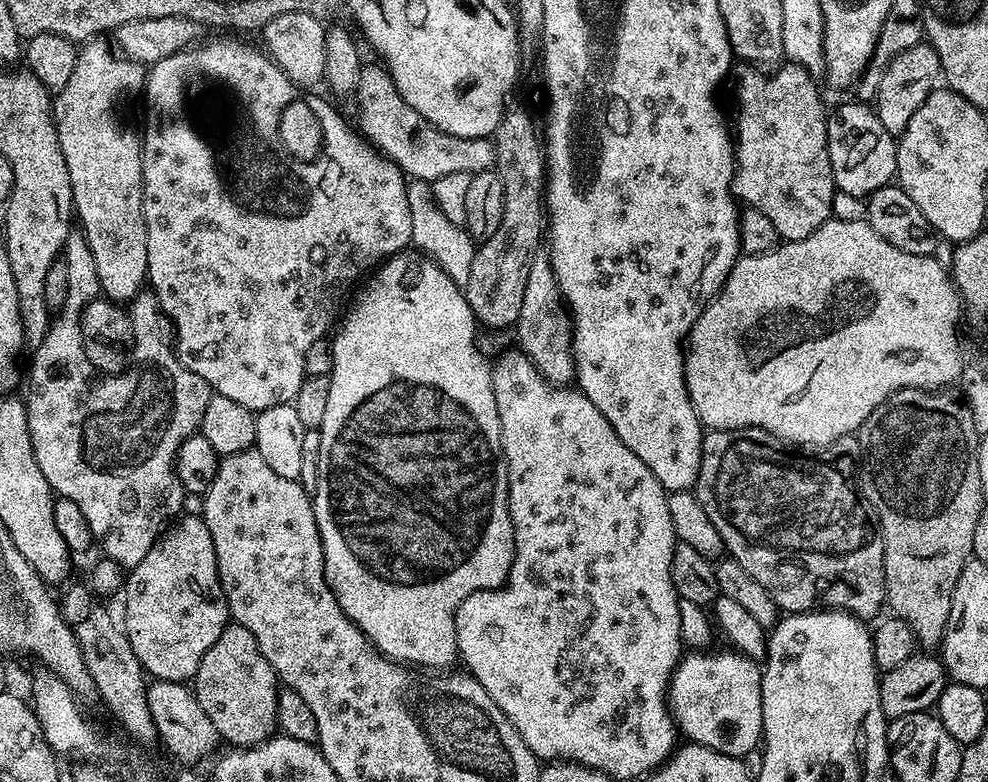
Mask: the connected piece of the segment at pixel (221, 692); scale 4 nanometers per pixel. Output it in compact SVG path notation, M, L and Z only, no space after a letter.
M229 623L222 630L218 642L206 650L194 677L194 691L198 706L206 710L221 741L232 746L261 744L277 731L278 681L276 671L266 662L254 634L246 626Z

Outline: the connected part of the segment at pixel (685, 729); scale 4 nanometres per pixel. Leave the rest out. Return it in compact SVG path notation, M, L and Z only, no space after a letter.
M692 650L681 659L680 663L676 665L672 680L668 683L668 711L672 714L672 719L675 720L679 735L685 741L701 744L710 750L718 750L722 754L730 754L731 756L738 756L741 758L747 757L747 752L752 752L761 747L762 737L764 734L764 715L762 714L762 686L760 685L760 678L762 675L762 668L757 661L746 658L741 652L735 650L727 650L728 652L712 652L713 650Z

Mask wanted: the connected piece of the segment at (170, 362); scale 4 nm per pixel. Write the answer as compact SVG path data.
M152 293L137 295L128 313L132 332L130 363L121 373L94 374L84 354L80 326L74 326L62 314L49 323L48 333L31 353L32 369L26 372L28 429L34 458L42 474L46 474L53 493L70 498L70 502L75 502L78 510L86 514L100 552L124 570L138 566L138 562L150 554L150 546L154 546L169 521L181 511L186 493L176 473L176 455L186 438L199 433L206 402L214 395L206 381L181 364L175 353L172 323L160 311L160 304Z

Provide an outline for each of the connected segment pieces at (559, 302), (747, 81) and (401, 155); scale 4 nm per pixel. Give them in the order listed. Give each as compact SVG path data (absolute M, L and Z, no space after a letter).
M537 255L530 266L530 274L526 274L526 294L522 298L522 310L518 313L514 325L514 333L519 351L524 352L534 362L534 366L552 384L568 386L576 379L576 360L572 356L572 321L570 313L560 295L560 287L552 269L552 261L547 255Z
M784 62L773 76L763 76L756 66L744 66L736 84L736 124L734 120L734 151L736 173L732 176L732 191L737 201L754 210L762 210L770 218L781 241L801 240L818 226L833 219L832 199L838 189L832 177L828 153L828 117L824 100L816 89L813 75L801 64Z
M377 66L377 68L361 67L354 93L355 100L356 120L360 123L358 125L359 131L373 148L383 152L389 160L396 163L404 172L405 177L431 182L451 172L469 174L486 172L496 163L496 146L491 139L467 140L466 138L458 138L438 130L430 122L426 122L426 118L422 118L422 114L418 114L418 110L414 110L414 106L406 103L402 94L398 94L392 76L388 73L388 69L383 66Z

